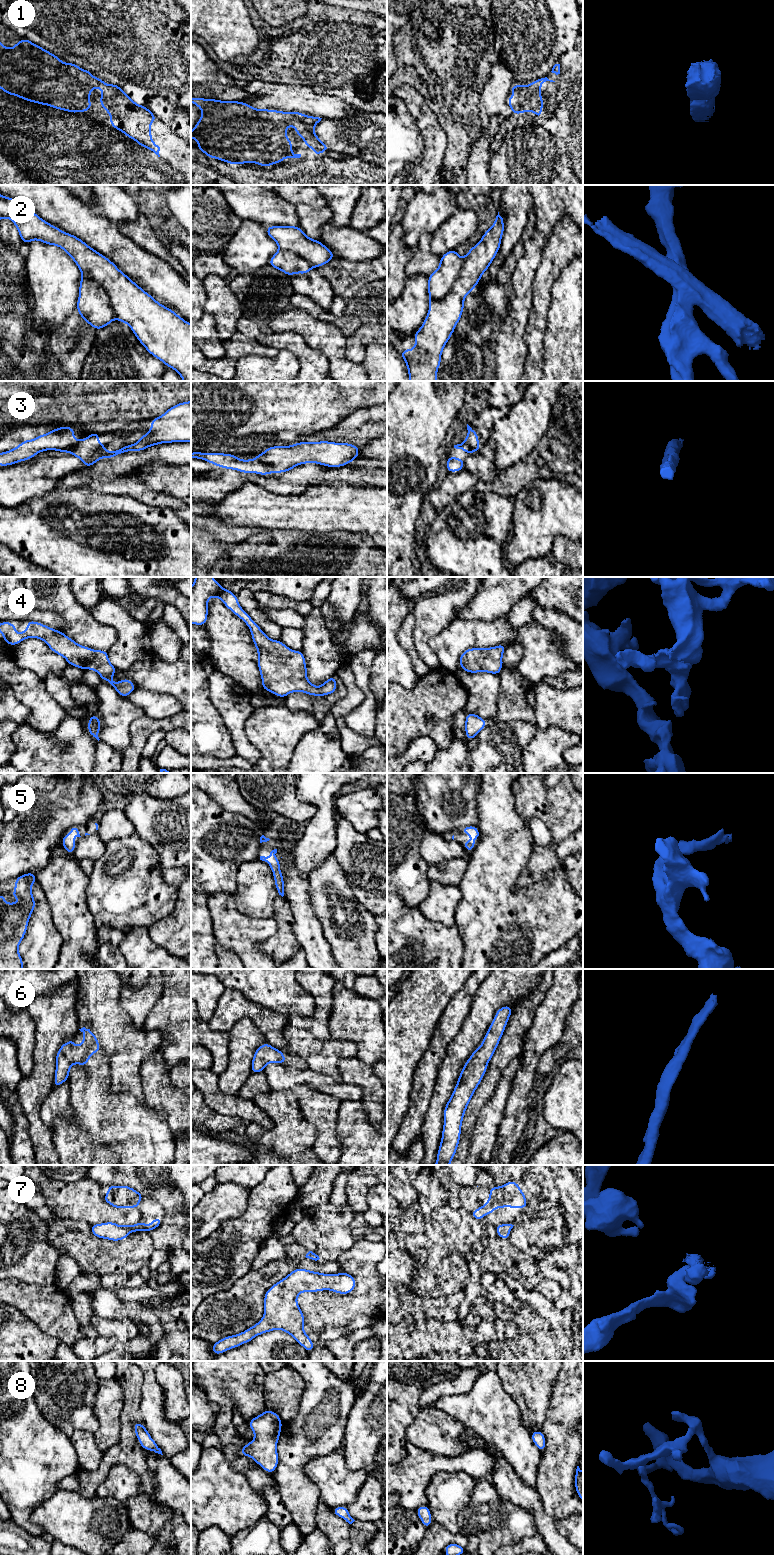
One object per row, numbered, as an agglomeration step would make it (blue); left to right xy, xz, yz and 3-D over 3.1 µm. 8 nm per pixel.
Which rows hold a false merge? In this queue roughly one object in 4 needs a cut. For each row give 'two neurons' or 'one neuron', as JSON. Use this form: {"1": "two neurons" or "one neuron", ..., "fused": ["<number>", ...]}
{"1": "one neuron", "2": "two neurons", "3": "two neurons", "4": "one neuron", "5": "one neuron", "6": "one neuron", "7": "one neuron", "8": "one neuron", "fused": ["2", "3"]}

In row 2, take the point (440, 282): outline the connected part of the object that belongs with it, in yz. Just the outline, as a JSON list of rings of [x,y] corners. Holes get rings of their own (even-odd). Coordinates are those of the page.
[[[456,250],[447,251],[435,272],[428,276],[428,295],[433,300],[443,300],[460,275],[463,258]]]

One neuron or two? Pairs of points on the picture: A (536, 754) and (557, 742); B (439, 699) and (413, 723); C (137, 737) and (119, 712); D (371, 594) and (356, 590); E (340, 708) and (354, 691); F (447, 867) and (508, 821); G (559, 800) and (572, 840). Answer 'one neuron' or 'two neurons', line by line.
A: one neuron
B: one neuron
C: two neurons
D: two neurons
E: one neuron
F: two neurons
G: two neurons

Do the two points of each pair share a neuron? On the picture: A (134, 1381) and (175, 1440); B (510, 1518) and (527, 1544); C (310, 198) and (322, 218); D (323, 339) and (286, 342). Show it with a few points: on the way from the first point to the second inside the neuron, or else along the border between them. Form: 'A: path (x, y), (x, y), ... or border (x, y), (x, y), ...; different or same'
A: border (142, 1371), (141, 1414); different
B: border (536, 1532), (514, 1544); different
C: border (295, 203), (304, 203), (314, 207), (326, 207); different
D: border (282, 332), (297, 332), (311, 347), (324, 354); different

